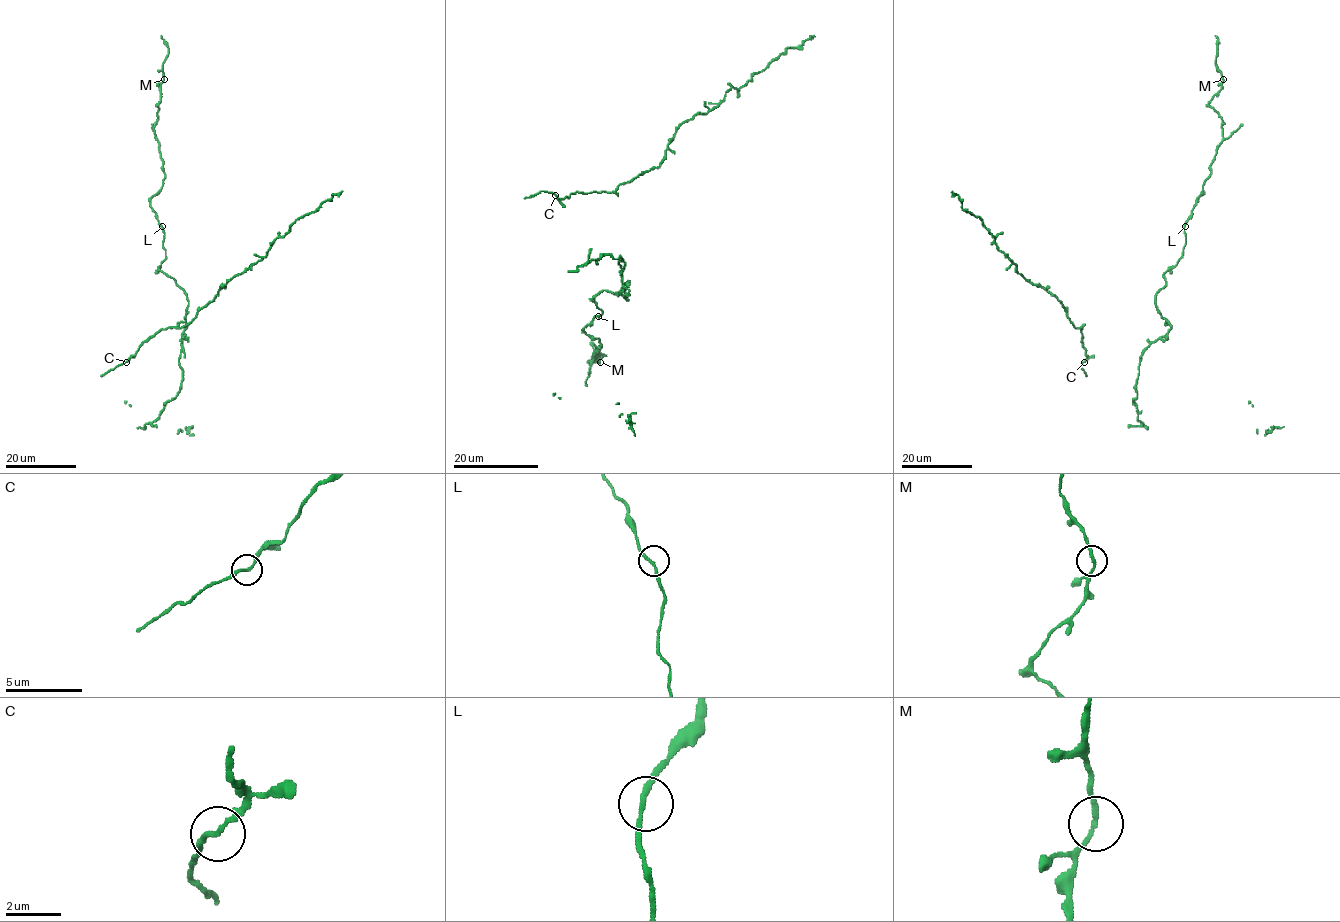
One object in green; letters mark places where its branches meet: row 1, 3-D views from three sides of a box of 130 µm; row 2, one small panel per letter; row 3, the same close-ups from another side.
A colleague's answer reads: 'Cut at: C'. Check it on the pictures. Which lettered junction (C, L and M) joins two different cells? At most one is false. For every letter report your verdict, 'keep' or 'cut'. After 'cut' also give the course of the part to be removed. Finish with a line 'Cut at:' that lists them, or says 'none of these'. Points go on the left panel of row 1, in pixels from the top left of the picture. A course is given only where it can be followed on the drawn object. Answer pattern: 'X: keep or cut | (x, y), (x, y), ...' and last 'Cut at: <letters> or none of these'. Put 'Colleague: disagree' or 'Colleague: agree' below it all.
C: keep
L: keep
M: keep
Cut at: none of these
Colleague: disagree

